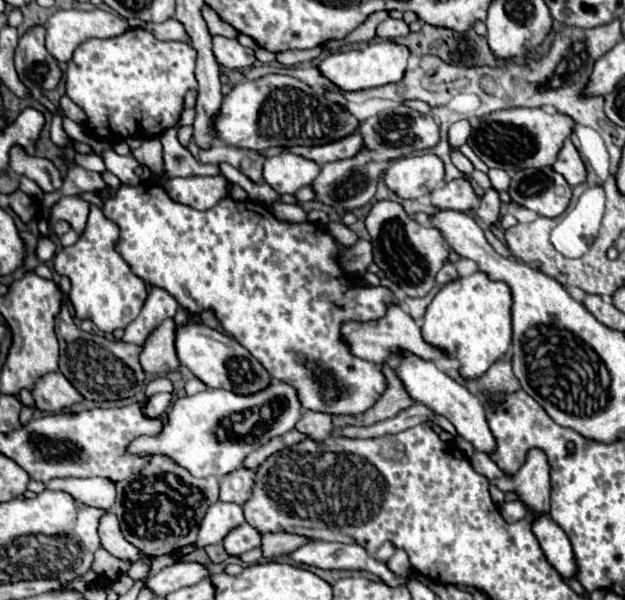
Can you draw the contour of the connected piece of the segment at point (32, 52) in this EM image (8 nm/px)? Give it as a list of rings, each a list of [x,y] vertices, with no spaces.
[[[34,25],[20,37],[16,49],[18,77],[30,91],[36,89],[54,91],[62,81],[62,69],[56,57],[48,53],[44,37],[46,37],[46,27]]]

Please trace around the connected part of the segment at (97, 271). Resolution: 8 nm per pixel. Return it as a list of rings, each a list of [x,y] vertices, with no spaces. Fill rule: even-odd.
[[[92,205],[88,225],[82,237],[72,247],[64,247],[54,257],[56,273],[66,275],[72,283],[70,301],[76,309],[76,315],[80,319],[94,321],[104,333],[112,333],[114,329],[124,329],[126,325],[130,325],[140,315],[148,297],[146,283],[130,271],[124,257],[116,251],[118,239],[118,225],[106,219],[104,213]]]

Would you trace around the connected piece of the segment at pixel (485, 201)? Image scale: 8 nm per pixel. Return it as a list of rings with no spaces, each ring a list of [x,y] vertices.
[[[494,187],[484,191],[476,213],[486,225],[492,225],[500,217],[500,193]]]

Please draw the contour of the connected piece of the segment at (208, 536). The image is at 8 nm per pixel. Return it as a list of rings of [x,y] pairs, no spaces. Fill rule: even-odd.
[[[218,501],[208,509],[206,517],[202,519],[196,545],[206,547],[210,543],[220,543],[240,523],[244,523],[242,507],[236,503]]]

